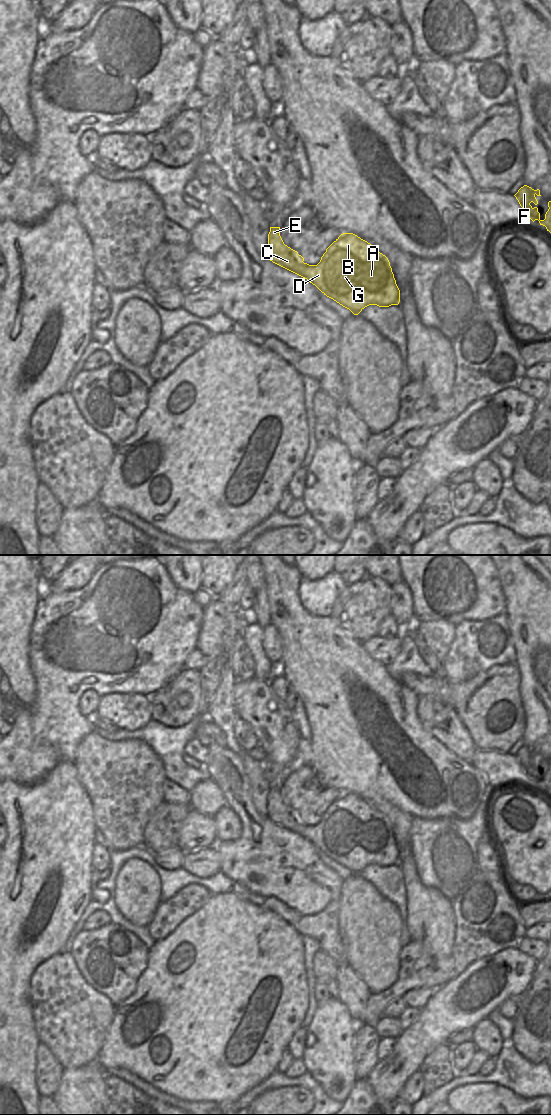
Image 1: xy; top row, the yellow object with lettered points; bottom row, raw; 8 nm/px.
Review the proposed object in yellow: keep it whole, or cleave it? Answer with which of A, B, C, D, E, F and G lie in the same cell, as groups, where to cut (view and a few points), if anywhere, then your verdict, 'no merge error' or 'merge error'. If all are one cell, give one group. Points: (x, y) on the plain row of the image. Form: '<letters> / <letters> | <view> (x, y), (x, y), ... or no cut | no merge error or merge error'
A B C D E F G | no cut | no merge error

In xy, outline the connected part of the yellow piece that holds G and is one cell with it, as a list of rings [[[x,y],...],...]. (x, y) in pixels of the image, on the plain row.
[[[270,787],[266,817],[307,839],[354,875],[369,865],[389,867],[400,862],[400,850],[388,818],[353,793],[341,794],[317,825],[309,825],[284,804],[280,787]]]

